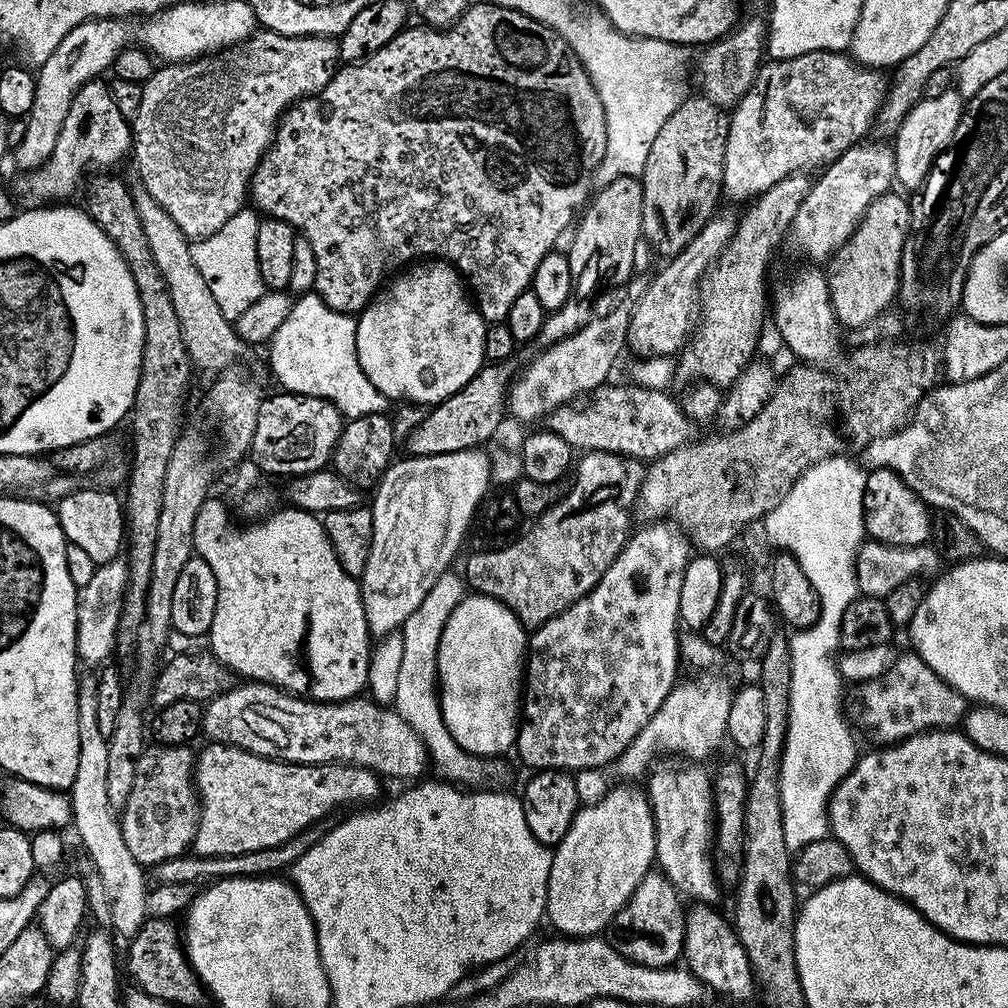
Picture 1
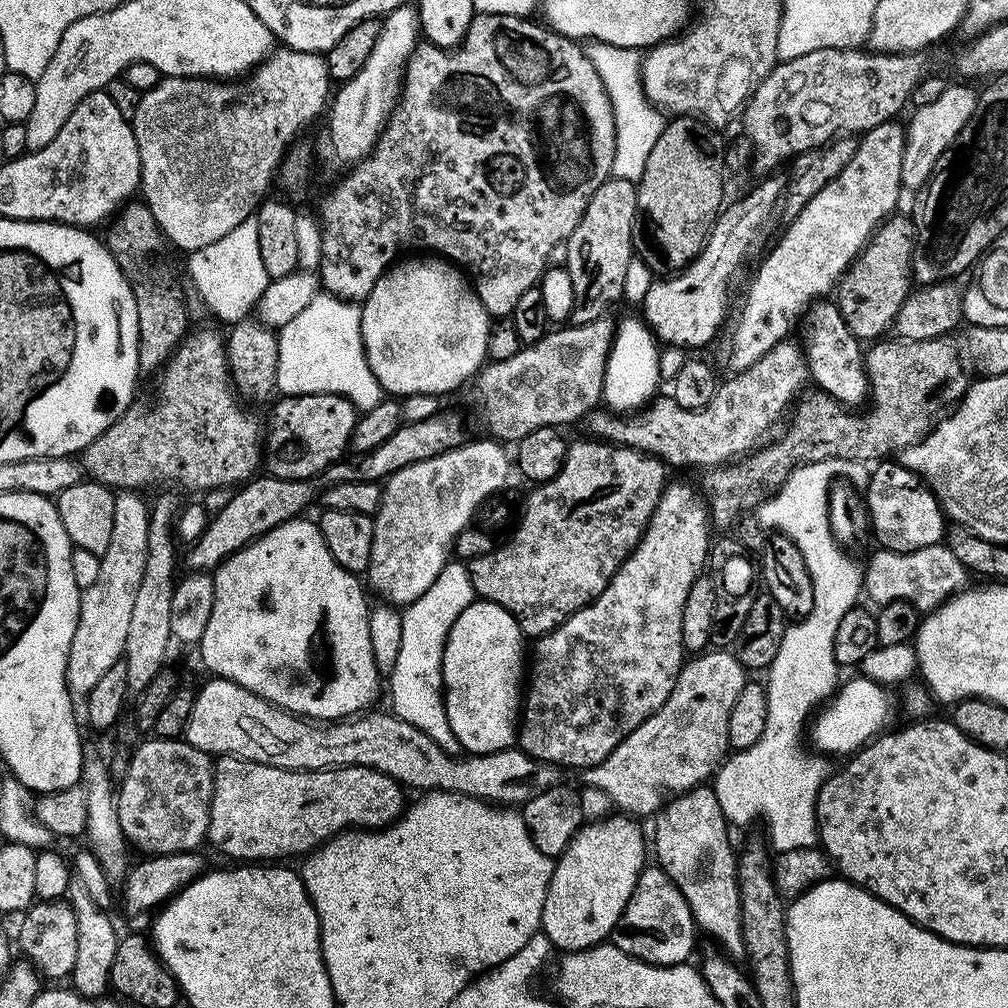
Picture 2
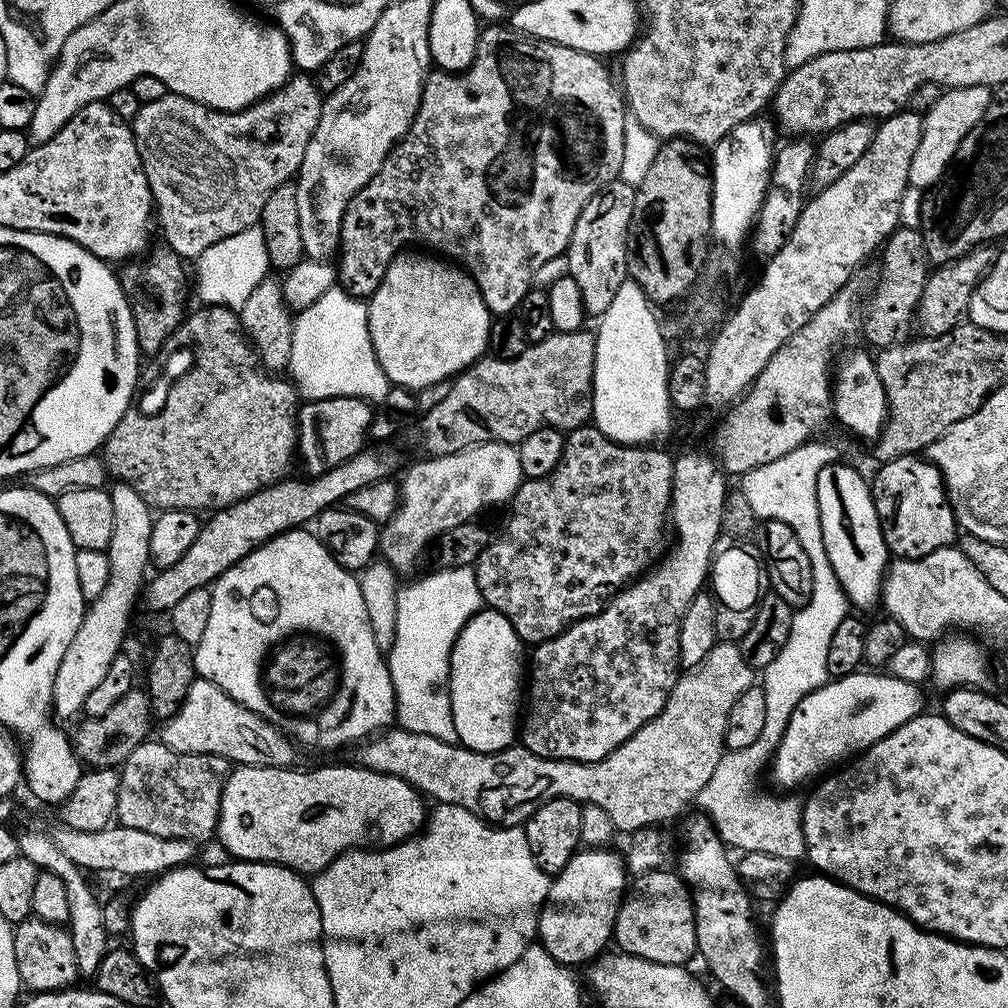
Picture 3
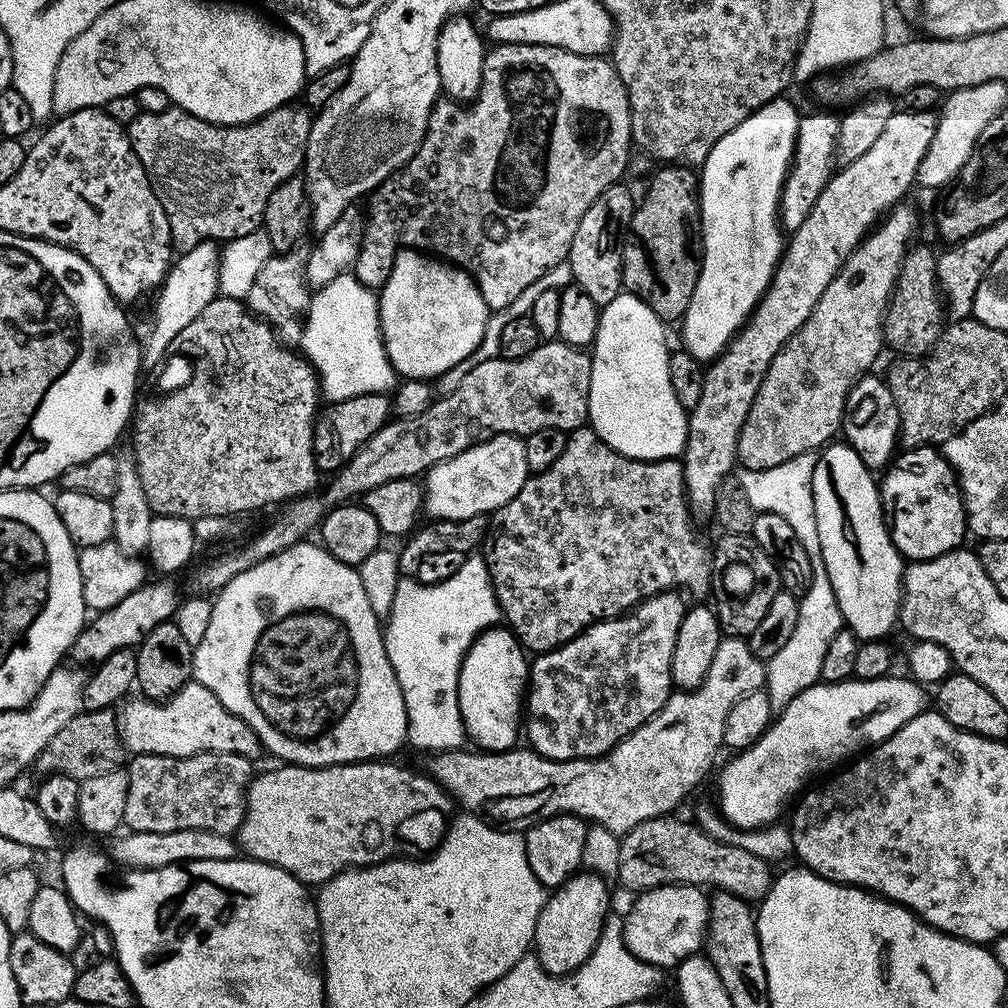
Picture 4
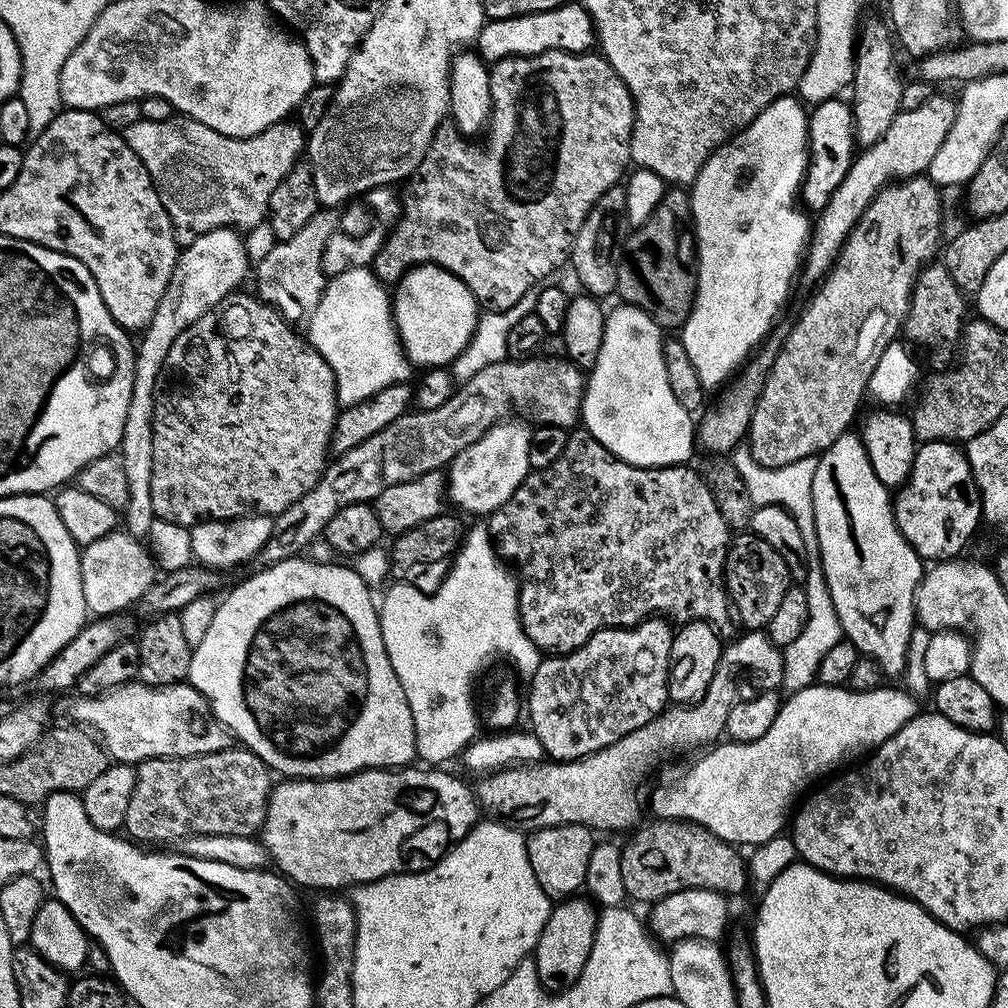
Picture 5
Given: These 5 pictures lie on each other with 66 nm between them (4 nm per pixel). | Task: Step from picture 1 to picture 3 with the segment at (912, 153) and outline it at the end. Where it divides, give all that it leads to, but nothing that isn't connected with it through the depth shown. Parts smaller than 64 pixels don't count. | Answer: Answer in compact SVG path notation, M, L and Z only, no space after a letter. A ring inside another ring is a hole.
M986 86L950 88L944 90L938 102L923 113L922 138L918 142L918 150L914 150L908 175L908 183L913 189L928 187L931 189L939 185L956 158L956 151L962 138L966 138L966 134L970 134L970 130L974 130L976 123L984 117L984 111L992 101L993 95L993 89Z

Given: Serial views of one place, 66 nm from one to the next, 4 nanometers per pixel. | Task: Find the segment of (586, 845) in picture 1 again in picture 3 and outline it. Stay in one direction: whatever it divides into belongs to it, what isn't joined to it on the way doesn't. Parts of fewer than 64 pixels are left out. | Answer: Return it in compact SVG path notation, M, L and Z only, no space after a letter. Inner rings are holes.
M585 847L577 850L570 862L561 872L555 873L554 879L548 886L548 897L540 907L540 921L536 927L538 942L559 964L565 966L587 965L605 951L604 948L613 939L616 930L616 915L620 909L620 902L626 895L626 860L623 855L611 852L611 847Z

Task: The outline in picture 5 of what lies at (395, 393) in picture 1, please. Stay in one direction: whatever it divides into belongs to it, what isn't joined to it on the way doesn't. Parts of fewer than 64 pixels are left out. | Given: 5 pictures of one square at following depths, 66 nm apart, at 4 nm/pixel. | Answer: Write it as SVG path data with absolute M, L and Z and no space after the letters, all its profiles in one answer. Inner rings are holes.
M413 264L391 293L392 321L404 347L404 355L421 369L448 366L462 355L475 333L478 305L474 294L450 270L437 264Z

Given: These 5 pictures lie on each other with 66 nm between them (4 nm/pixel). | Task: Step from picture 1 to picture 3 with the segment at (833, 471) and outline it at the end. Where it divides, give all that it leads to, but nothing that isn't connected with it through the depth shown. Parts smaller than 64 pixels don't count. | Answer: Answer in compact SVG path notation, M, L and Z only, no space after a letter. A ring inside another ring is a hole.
M828 442L816 443L806 443L798 450L739 477L739 491L743 492L746 502L750 502L754 514L761 521L786 522L786 526L790 526L794 534L798 534L798 542L802 542L802 550L806 550L810 566L814 570L814 590L810 594L810 602L806 602L804 608L793 611L790 638L786 646L778 650L770 666L762 669L762 687L766 694L766 723L762 726L762 734L758 734L756 741L746 746L746 750L725 751L710 782L702 786L695 799L695 803L700 804L699 811L712 819L712 825L716 827L716 833L725 845L736 840L732 848L737 851L773 854L793 862L798 862L807 855L802 830L804 810L801 797L792 796L796 794L767 796L756 789L756 779L763 768L765 771L776 747L780 745L790 722L790 714L794 714L798 702L802 702L806 694L828 683L830 677L826 670L826 653L830 651L830 638L834 635L838 622L850 615L848 595L842 590L834 574L834 566L830 566L826 542L822 542L816 487L818 474L825 464L833 461L828 456Z

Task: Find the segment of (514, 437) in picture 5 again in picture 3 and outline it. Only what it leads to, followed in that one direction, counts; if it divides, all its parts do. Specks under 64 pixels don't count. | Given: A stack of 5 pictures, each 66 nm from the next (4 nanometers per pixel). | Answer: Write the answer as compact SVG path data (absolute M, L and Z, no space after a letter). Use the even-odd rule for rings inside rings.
M473 444L470 448L463 448L461 452L420 458L416 465L403 473L404 480L399 481L400 504L396 513L390 517L387 524L380 528L379 555L397 572L412 572L420 555L428 548L428 543L439 541L440 535L462 522L473 519L487 504L500 504L511 501L512 495L522 483L520 463L515 447L510 444Z

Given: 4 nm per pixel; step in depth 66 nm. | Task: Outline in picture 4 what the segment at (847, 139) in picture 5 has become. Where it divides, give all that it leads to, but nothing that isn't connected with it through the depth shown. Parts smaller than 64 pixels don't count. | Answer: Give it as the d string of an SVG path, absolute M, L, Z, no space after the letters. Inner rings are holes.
M816 110L820 112L812 112L801 115L800 125L798 126L798 134L796 135L796 149L792 155L792 165L788 167L788 173L784 179L782 186L782 194L780 195L780 227L785 233L791 234L798 230L798 226L802 226L802 222L806 222L806 218L810 214L810 210L814 210L814 202L818 202L818 194L822 194L822 190L827 186L829 180L834 175L834 165L836 161L836 139L839 134L839 124L841 117L839 115L831 116L831 111Z

